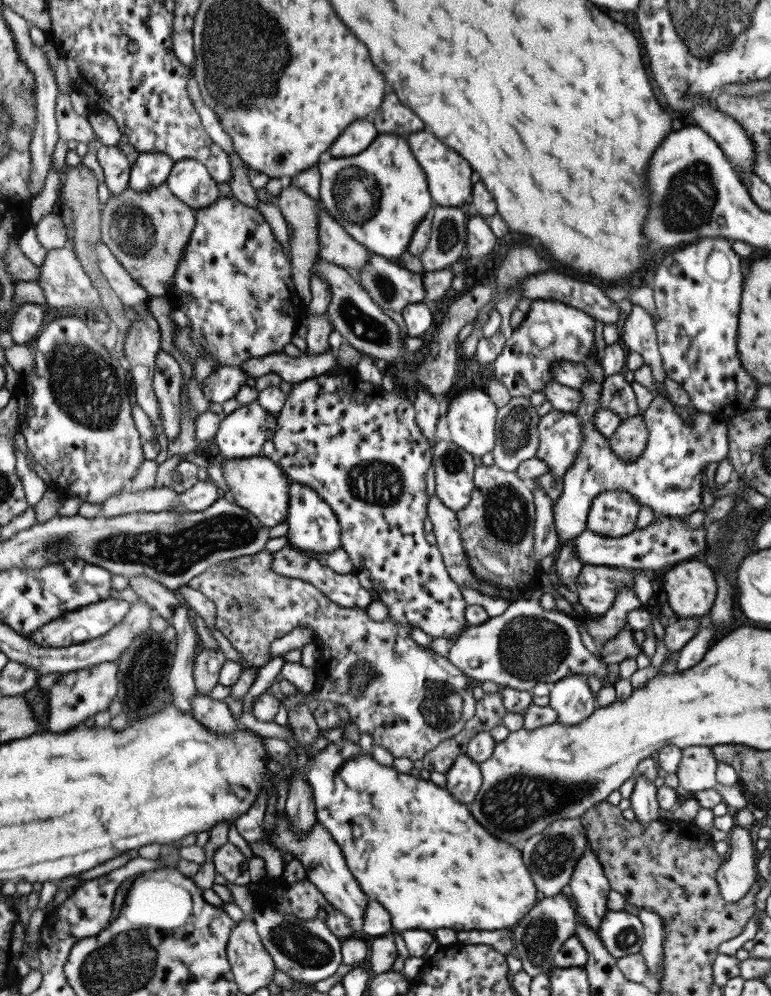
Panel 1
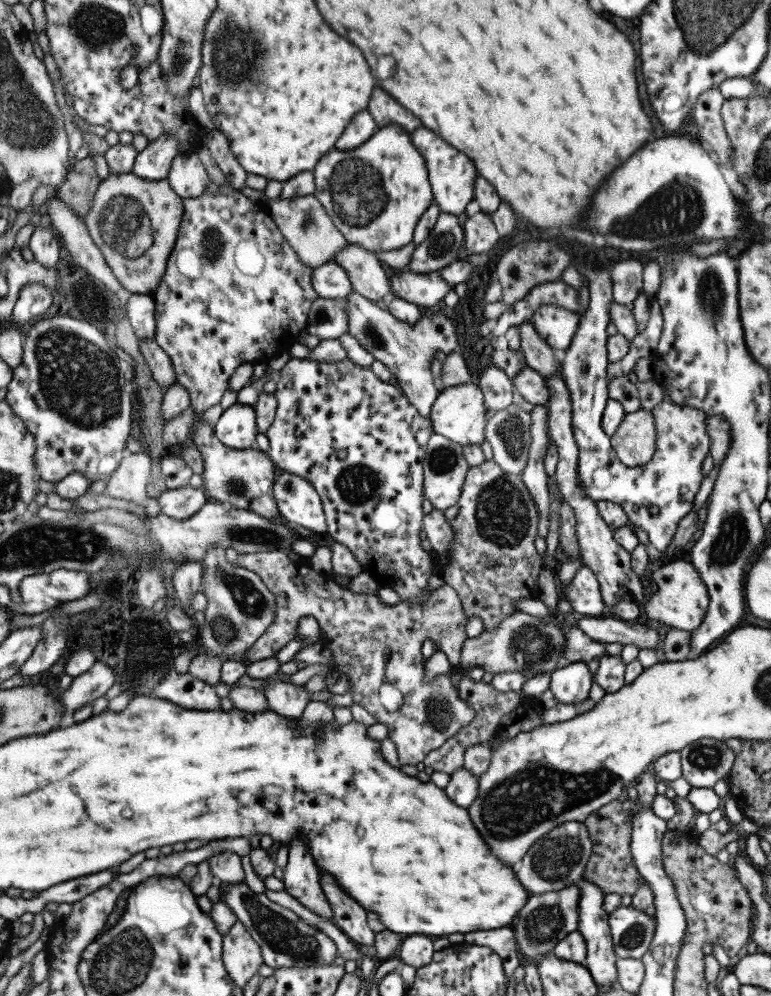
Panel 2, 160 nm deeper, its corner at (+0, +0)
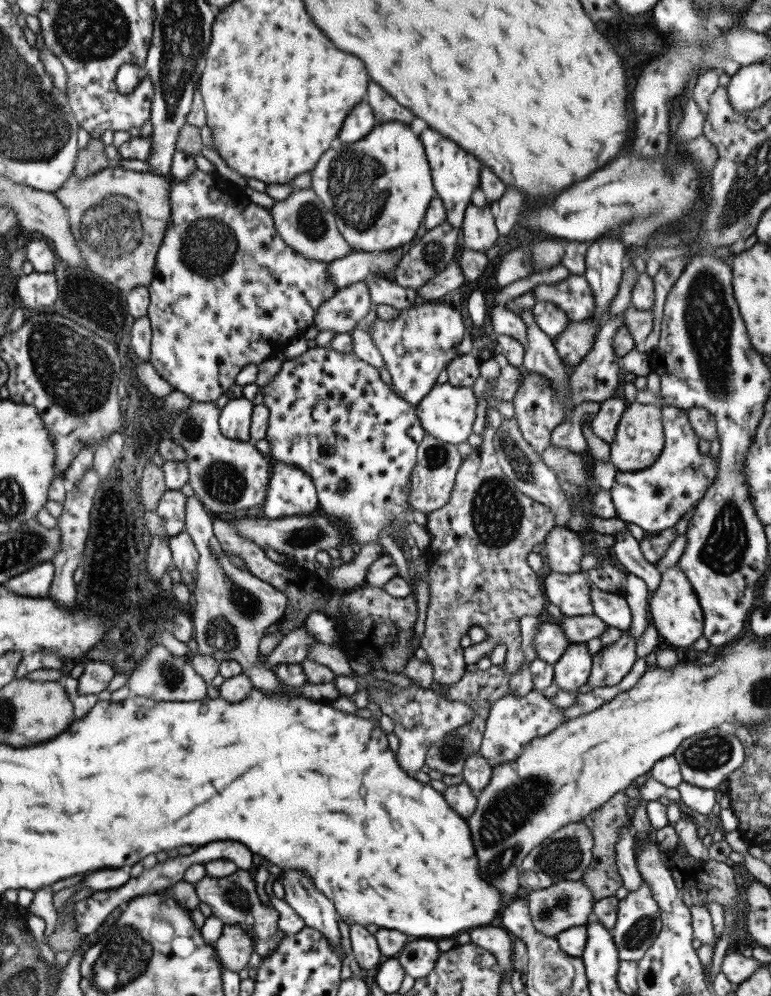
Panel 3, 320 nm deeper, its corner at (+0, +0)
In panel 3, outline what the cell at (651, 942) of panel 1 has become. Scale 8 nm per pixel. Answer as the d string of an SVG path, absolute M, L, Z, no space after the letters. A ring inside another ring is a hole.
M623 827L618 832L618 839L614 846L616 869L627 892L637 892L642 883L640 872L637 870L634 854L633 831Z

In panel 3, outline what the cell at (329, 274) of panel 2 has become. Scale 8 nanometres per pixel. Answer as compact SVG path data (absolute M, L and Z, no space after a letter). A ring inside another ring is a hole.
M401 247L371 252L355 251L329 262L327 274L336 290L363 281L367 275L390 278L401 257Z

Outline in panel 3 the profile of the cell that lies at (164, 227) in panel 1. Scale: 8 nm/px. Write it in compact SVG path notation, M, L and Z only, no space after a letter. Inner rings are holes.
M108 166L79 180L73 174L52 192L67 211L69 230L87 269L116 288L148 287L165 227L171 216L170 179Z

